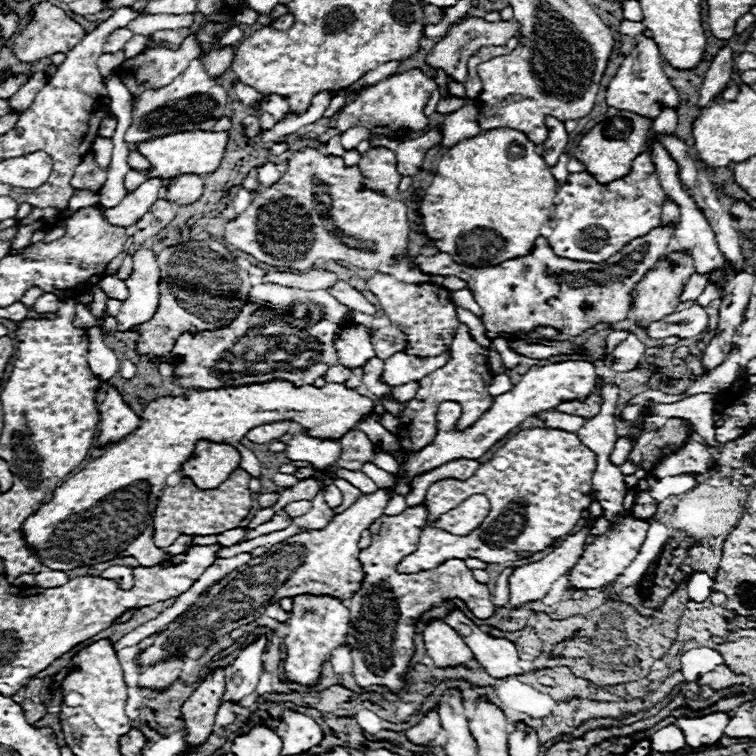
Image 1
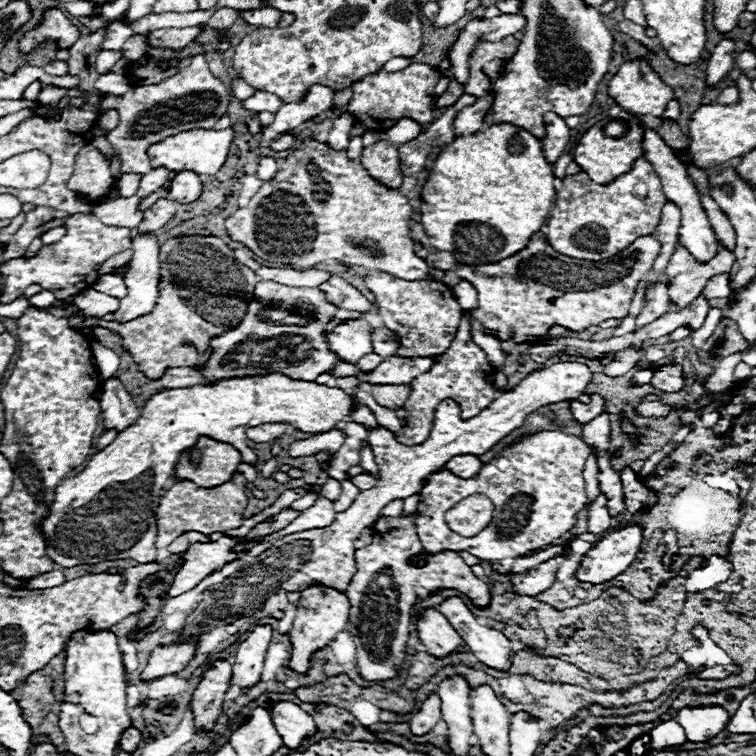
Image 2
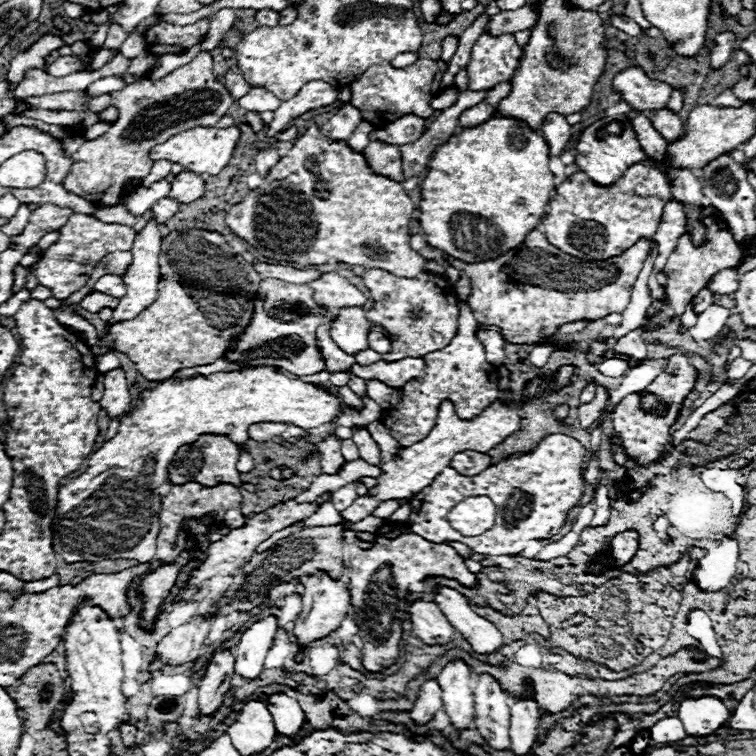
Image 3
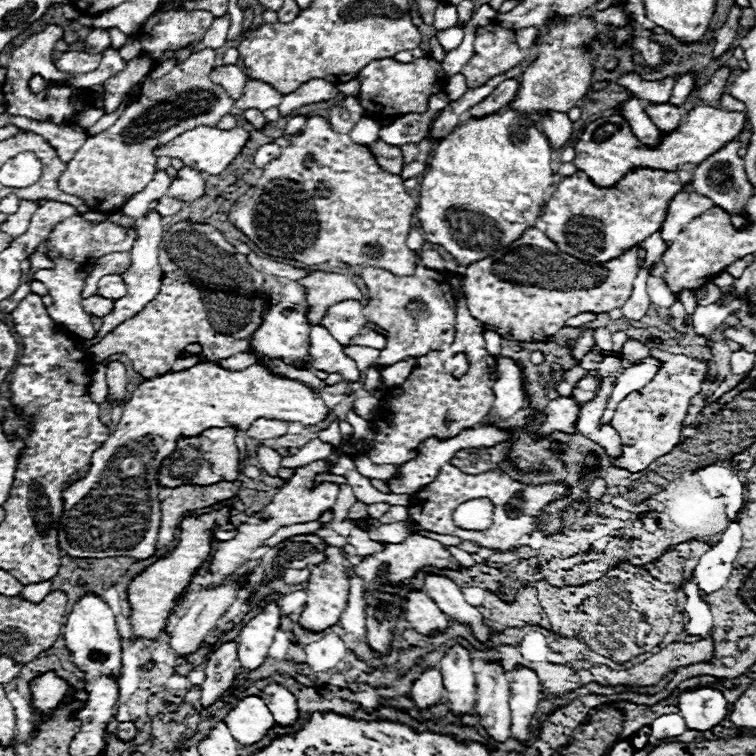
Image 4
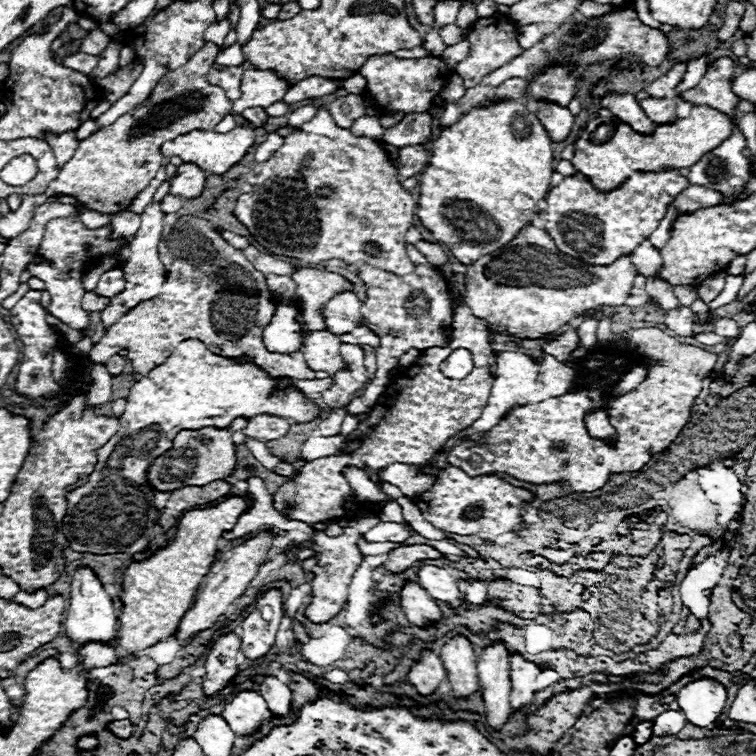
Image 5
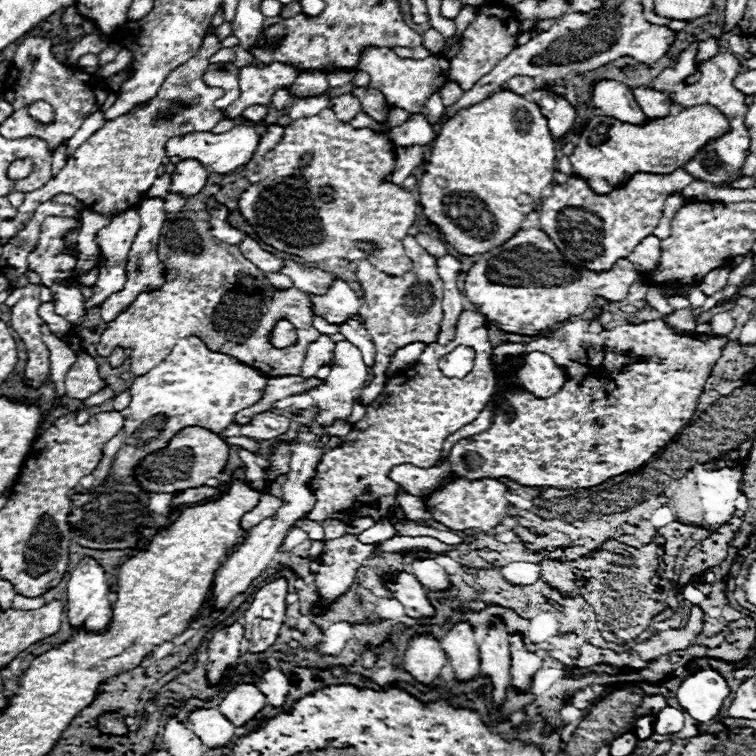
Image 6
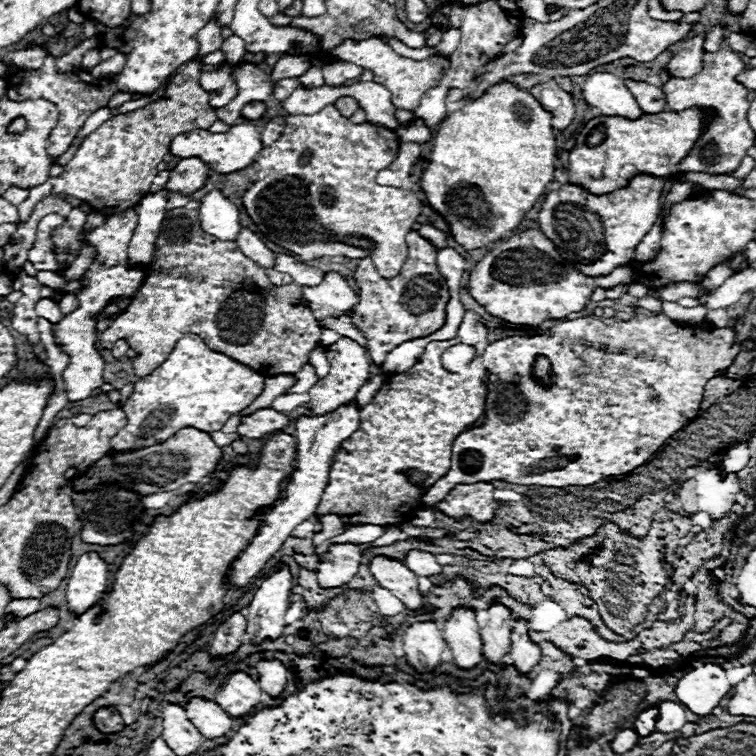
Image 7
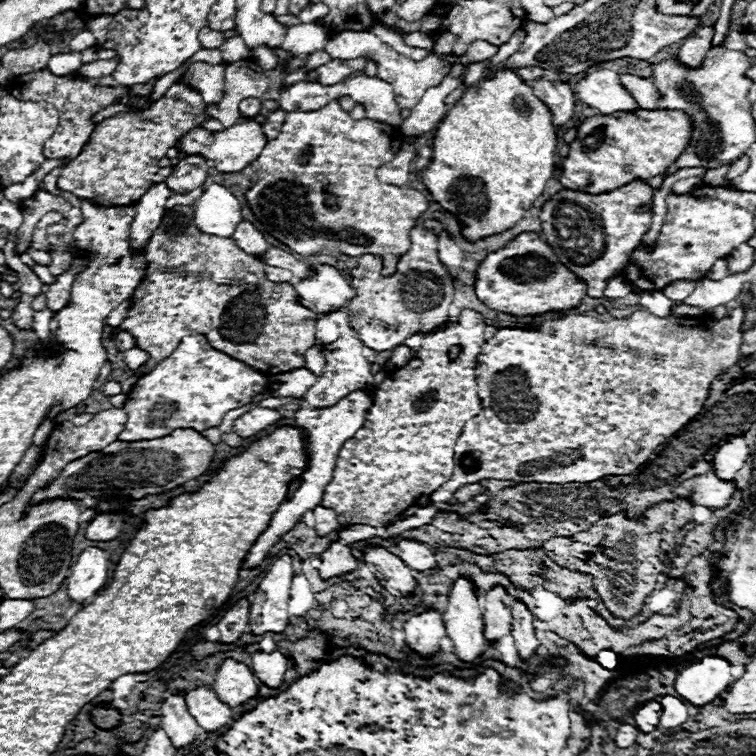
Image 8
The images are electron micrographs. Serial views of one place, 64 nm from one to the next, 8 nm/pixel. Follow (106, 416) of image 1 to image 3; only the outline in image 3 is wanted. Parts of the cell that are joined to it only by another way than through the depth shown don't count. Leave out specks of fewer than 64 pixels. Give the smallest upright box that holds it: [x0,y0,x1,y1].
[100,368,130,416]

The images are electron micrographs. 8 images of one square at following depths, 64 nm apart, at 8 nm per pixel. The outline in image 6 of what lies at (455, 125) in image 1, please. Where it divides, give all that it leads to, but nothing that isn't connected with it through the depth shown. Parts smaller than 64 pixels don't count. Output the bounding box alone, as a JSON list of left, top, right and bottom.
[504,76,536,94]

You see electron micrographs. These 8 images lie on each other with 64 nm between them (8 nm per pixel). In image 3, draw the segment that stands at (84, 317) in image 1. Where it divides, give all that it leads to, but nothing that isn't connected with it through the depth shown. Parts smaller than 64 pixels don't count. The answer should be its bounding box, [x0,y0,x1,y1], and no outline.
[92,228,262,380]

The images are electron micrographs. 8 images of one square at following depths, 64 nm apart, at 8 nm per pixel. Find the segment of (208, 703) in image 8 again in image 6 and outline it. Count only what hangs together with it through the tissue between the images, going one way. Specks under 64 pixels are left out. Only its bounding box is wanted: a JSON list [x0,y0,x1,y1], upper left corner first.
[188,708,234,746]

